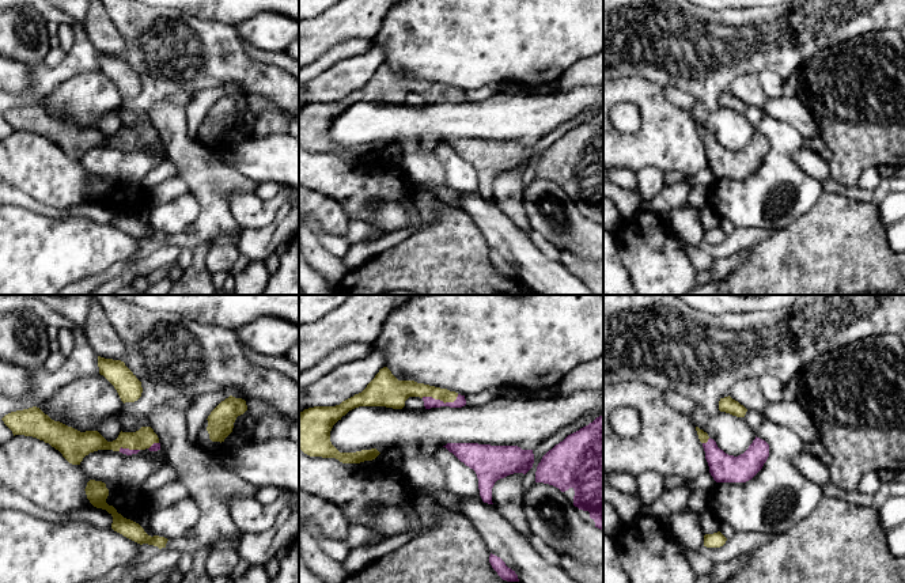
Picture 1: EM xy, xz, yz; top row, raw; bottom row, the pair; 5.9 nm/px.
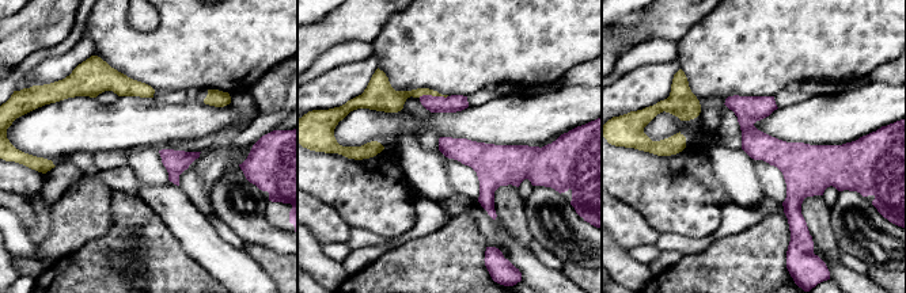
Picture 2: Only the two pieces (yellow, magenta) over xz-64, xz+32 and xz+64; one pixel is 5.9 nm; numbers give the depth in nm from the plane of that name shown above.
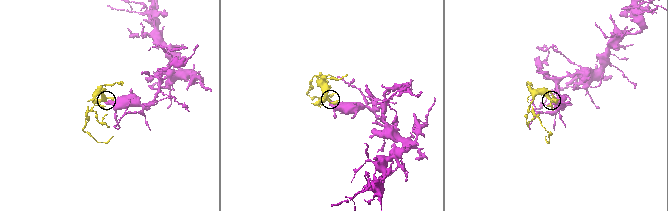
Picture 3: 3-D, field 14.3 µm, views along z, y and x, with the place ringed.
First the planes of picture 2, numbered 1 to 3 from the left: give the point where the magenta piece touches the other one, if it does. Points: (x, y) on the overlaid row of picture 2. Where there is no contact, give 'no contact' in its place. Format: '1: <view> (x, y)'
1: no contact
2: xz+32 (432, 95)
3: no contact

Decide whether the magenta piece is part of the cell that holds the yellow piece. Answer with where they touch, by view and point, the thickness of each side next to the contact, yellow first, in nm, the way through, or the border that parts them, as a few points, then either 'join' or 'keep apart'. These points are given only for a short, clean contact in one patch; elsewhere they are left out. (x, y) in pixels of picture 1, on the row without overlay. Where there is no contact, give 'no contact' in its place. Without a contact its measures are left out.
contact xz (440, 95); calibres 130 and 70 nm; way xz (400, 86), (423, 86), (440, 95), (430, 98); join

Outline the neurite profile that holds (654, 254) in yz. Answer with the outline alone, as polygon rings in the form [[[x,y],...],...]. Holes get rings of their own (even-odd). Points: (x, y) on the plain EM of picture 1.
[[[652,211],[636,212],[631,219],[622,219],[616,234],[616,243],[637,295],[686,295],[696,285],[697,270],[686,250],[686,242],[670,227],[669,220]]]

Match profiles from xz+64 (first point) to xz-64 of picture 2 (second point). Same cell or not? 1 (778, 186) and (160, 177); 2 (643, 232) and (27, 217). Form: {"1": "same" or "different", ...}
{"1": "same", "2": "same"}

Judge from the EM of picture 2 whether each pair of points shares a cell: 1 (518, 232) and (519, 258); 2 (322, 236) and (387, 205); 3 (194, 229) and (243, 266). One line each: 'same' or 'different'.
1: different
2: different
3: same

